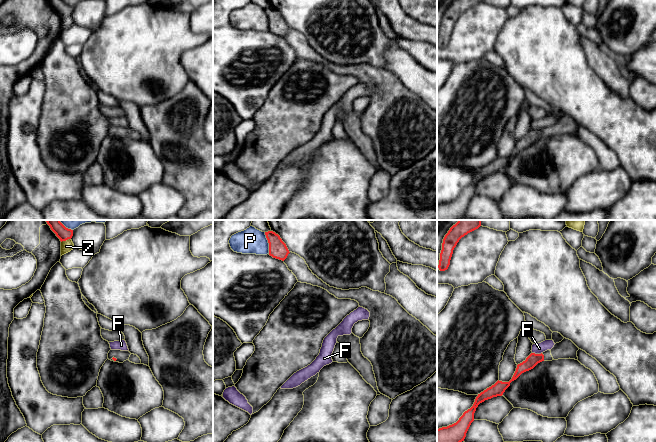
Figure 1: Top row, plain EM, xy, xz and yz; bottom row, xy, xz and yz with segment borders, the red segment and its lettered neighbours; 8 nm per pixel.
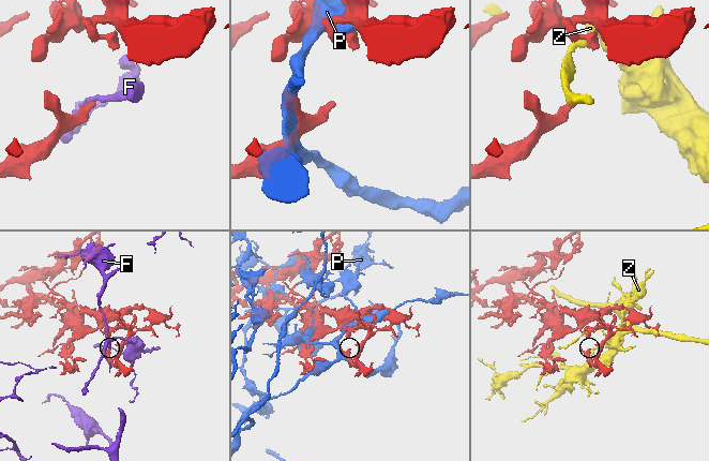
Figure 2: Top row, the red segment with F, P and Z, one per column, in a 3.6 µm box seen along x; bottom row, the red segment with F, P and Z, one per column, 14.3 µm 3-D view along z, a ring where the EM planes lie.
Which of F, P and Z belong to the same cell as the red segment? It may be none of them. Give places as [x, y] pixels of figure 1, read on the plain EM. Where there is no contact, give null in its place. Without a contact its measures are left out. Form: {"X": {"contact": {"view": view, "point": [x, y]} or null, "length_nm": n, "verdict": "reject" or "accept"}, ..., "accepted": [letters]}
{"F": {"contact": {"view": "yz", "point": [537, 130]}, "length_nm": 80, "verdict": "reject"}, "P": {"contact": {"view": "xz", "point": [268, 18]}, "length_nm": 180, "verdict": "reject"}, "Z": {"contact": {"view": "xy", "point": [65, 16]}, "length_nm": 90, "verdict": "reject"}, "accepted": []}

